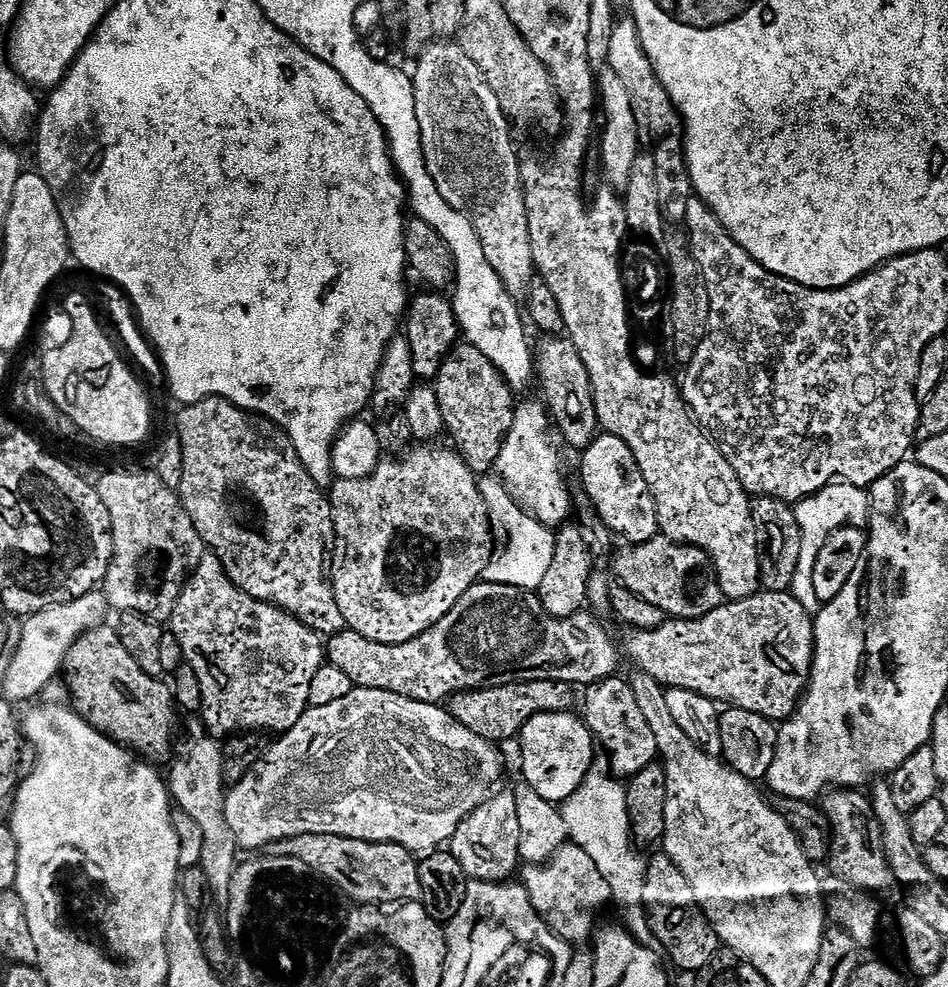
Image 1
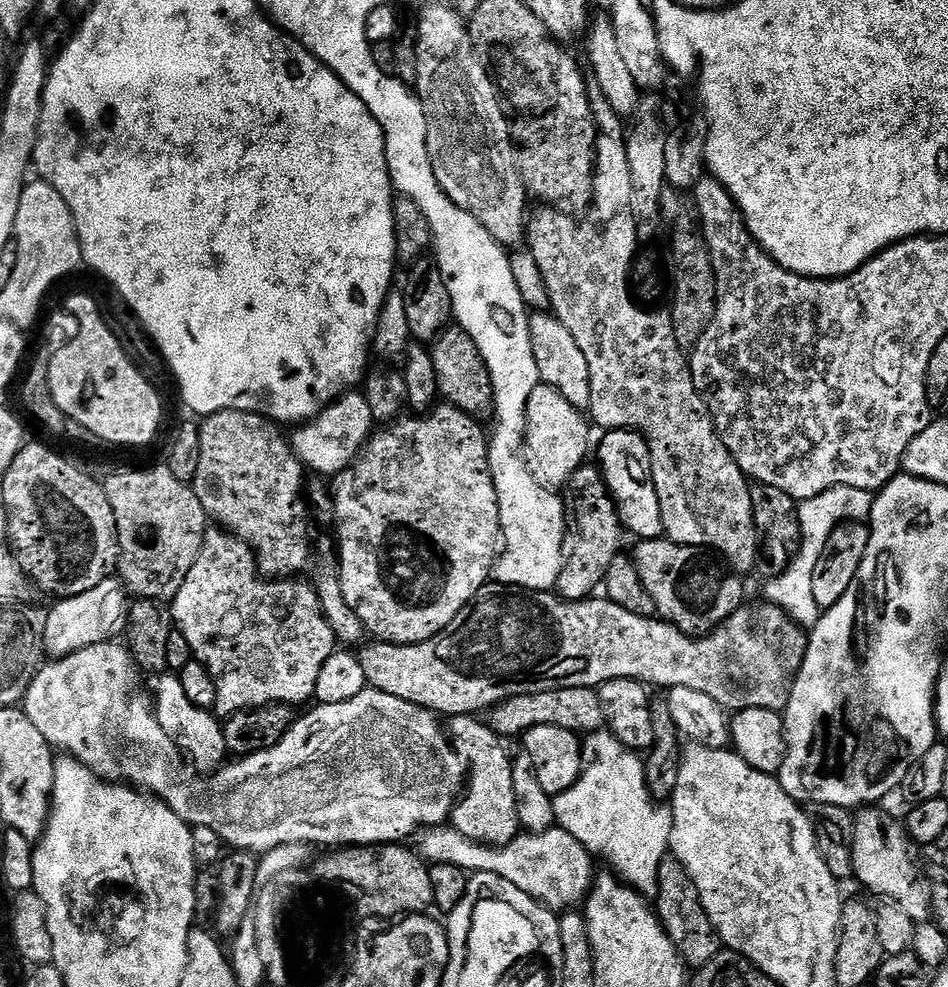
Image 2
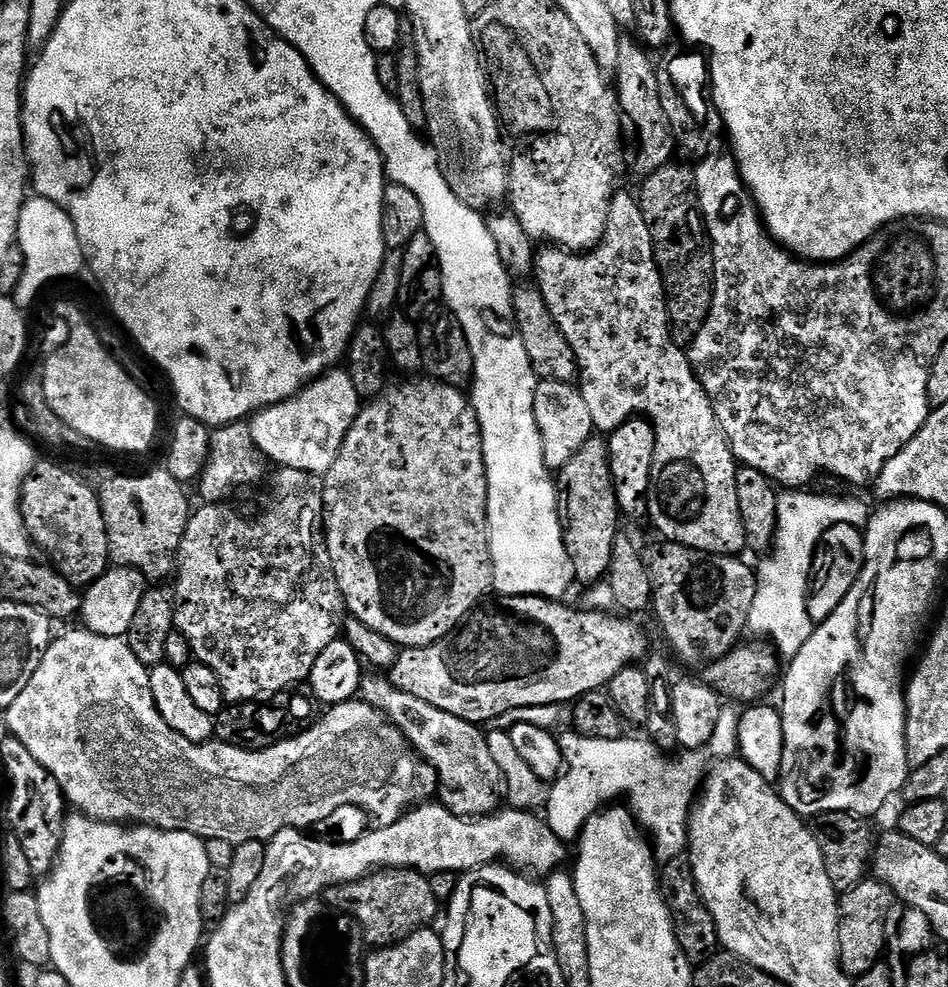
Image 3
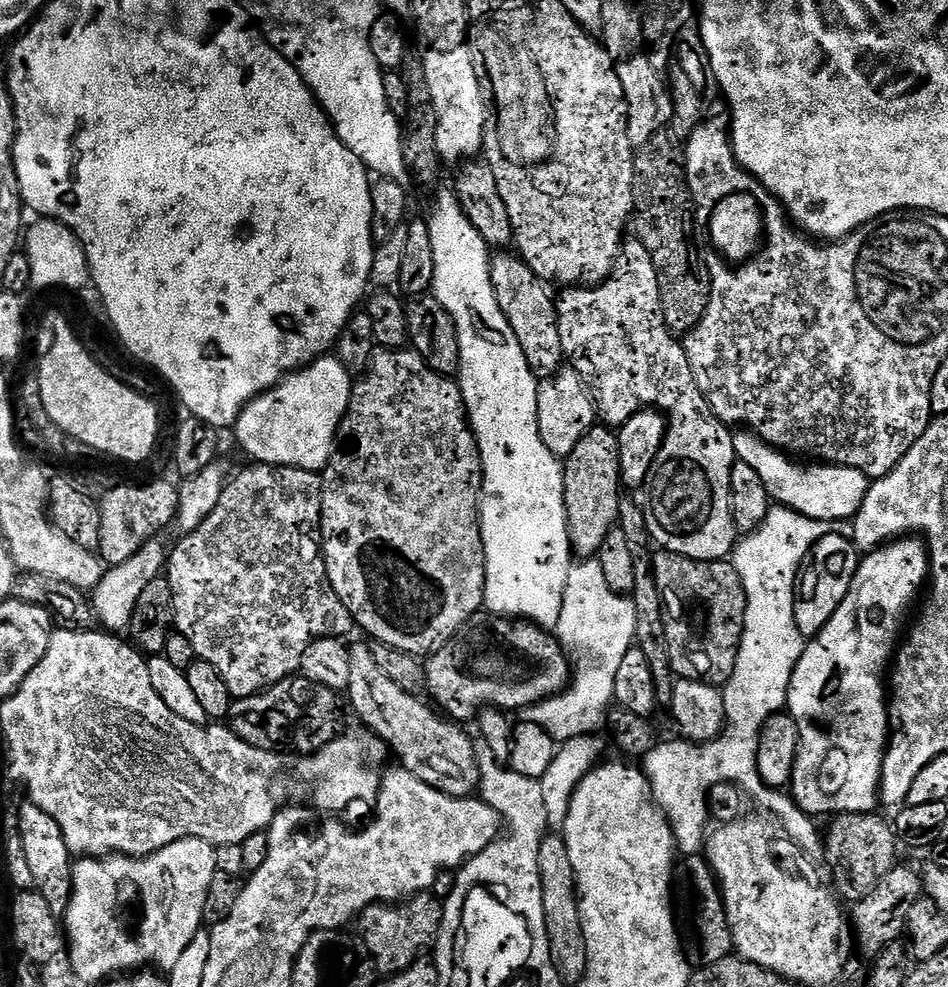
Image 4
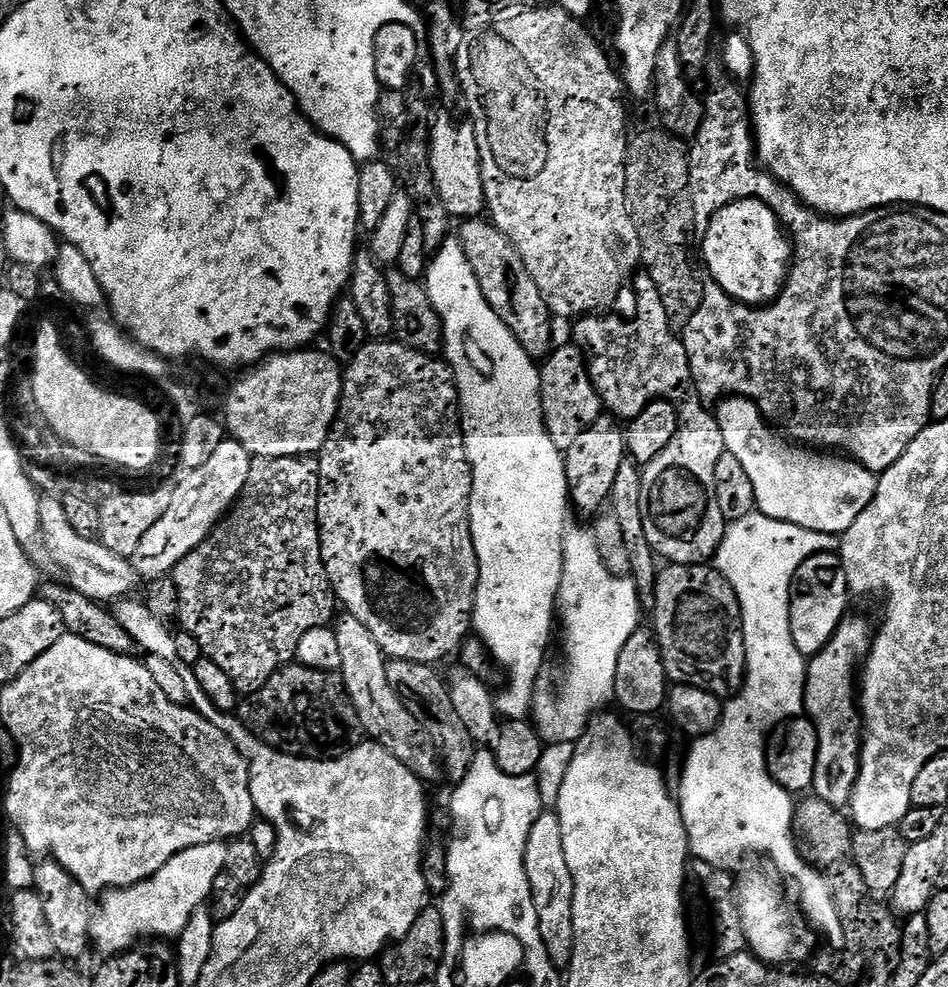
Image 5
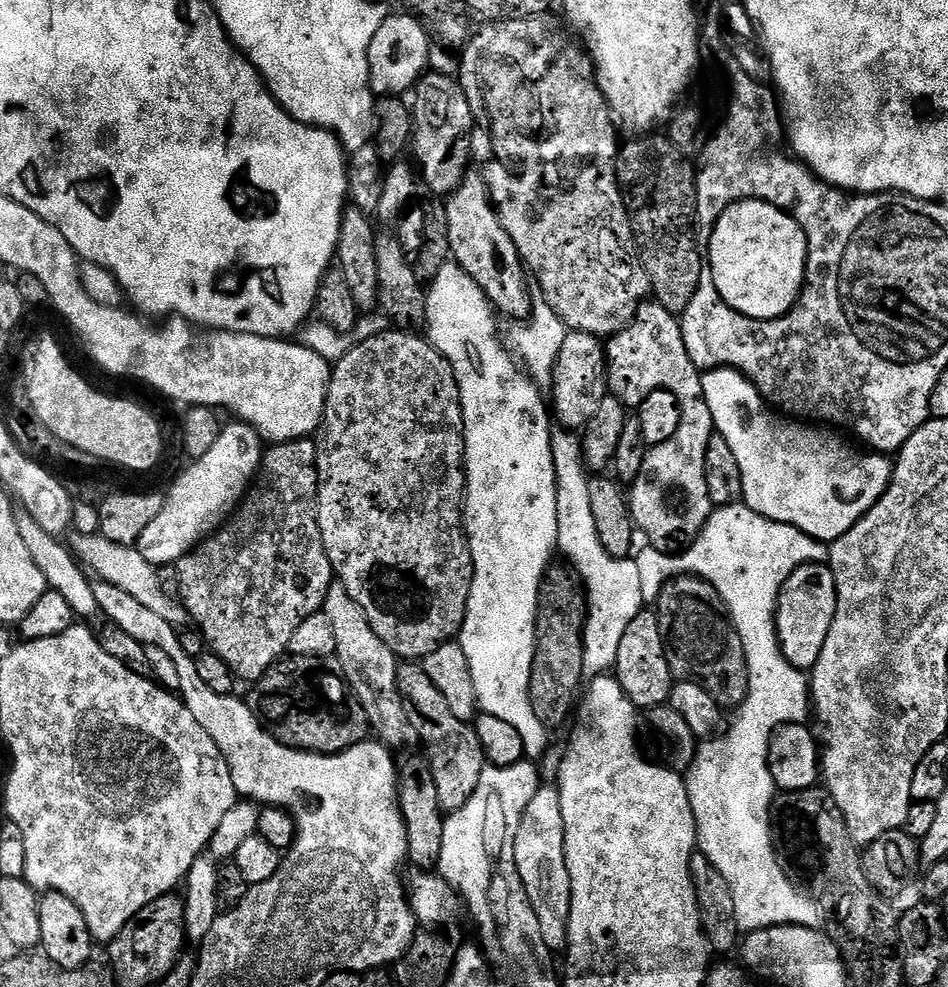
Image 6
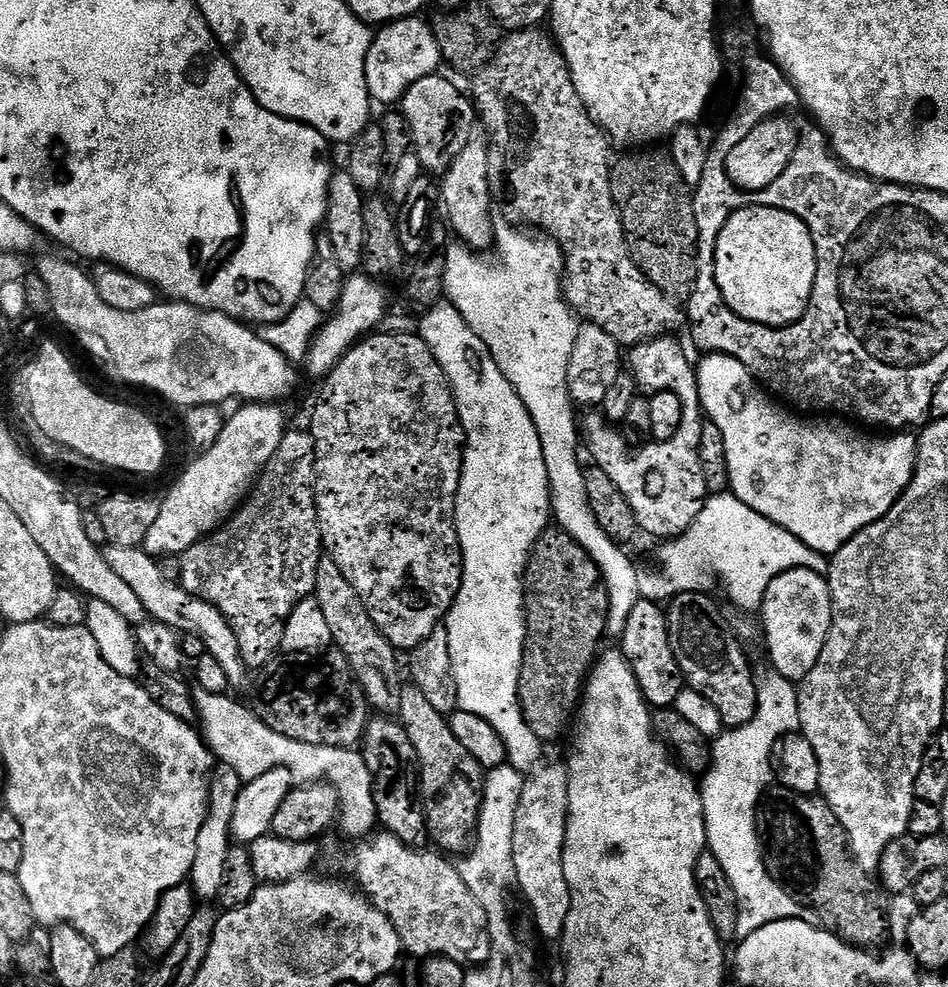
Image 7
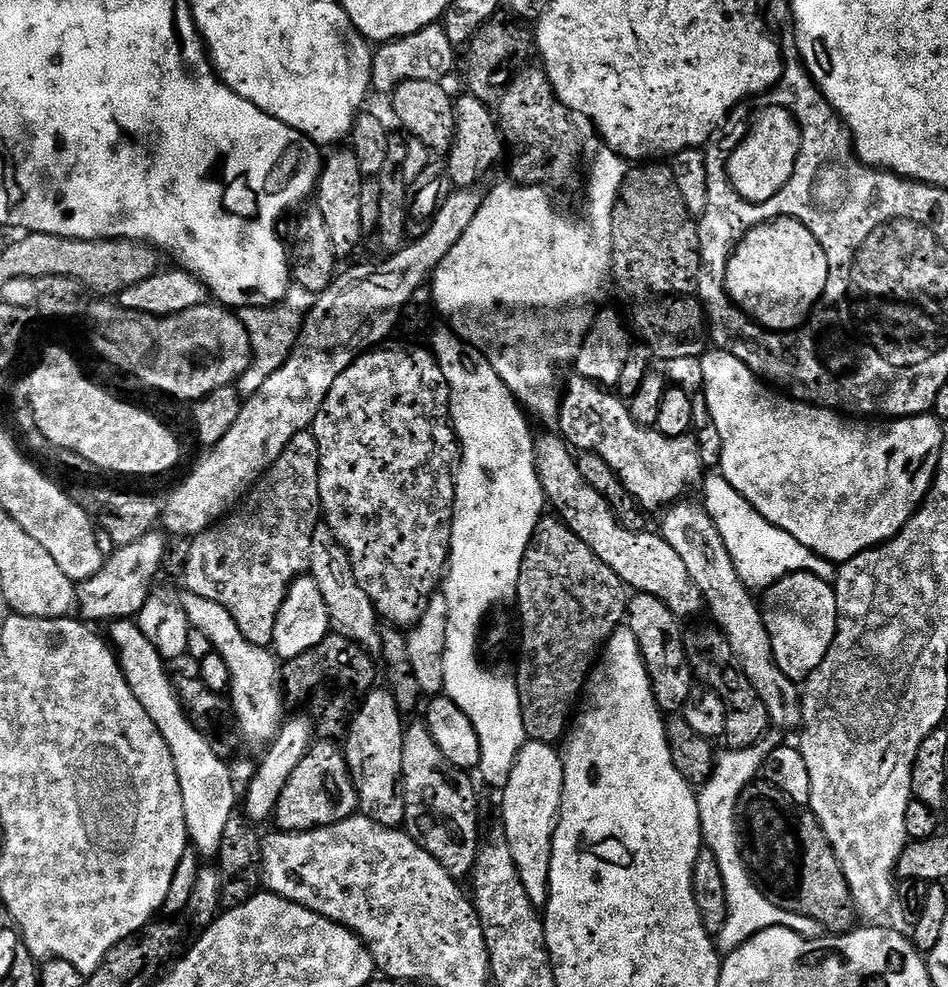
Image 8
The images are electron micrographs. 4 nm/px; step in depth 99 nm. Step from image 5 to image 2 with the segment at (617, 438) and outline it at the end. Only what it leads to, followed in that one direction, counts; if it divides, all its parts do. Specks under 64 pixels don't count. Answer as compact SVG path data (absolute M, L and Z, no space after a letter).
M585 462L568 479L567 484L562 488L562 499L564 501L564 523L566 525L566 559L564 569L560 571L560 577L555 586L555 591L560 599L569 602L573 600L586 600L593 595L595 588L599 589L606 578L606 570L610 570L610 562L614 562L616 556L621 555L620 532L622 525L620 515L616 509L616 503L604 476L600 473L595 463Z

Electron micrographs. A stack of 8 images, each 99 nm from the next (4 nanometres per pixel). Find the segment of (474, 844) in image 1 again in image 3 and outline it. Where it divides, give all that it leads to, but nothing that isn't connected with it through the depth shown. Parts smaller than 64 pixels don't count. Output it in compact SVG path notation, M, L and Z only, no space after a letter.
M384 674L365 675L360 681L358 696L388 717L421 761L436 767L440 775L439 803L454 815L467 818L486 816L497 810L495 788L498 788L498 773L486 735L477 725L454 718L454 714L446 714L446 710L438 710L430 706L430 702L414 698L414 694L406 694L406 690L398 690L398 686L394 686Z

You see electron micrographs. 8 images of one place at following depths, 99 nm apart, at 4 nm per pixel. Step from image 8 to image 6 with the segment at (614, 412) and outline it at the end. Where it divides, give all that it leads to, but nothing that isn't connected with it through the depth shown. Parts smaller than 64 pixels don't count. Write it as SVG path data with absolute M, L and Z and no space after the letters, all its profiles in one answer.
M644 302L637 307L636 319L632 321L628 327L624 328L617 336L611 337L610 343L606 348L607 355L610 357L610 392L611 395L617 396L618 399L624 401L629 409L639 409L641 402L646 398L650 398L650 394L654 394L658 390L666 390L670 394L674 394L674 398L678 398L678 406L680 407L680 425L674 434L674 438L670 438L666 442L649 447L644 457L644 465L642 466L642 474L638 474L638 478L630 485L630 507L632 510L632 522L636 525L641 533L648 535L647 543L653 548L661 550L672 550L675 544L679 546L687 546L700 535L702 529L706 526L708 517L714 511L714 505L710 502L710 494L706 490L706 446L710 442L710 438L714 434L712 426L712 415L710 414L710 406L706 406L706 398L702 390L702 382L700 381L701 369L694 366L694 362L690 362L690 354L686 354L686 342L682 342L682 330L680 329L679 319L673 313L666 311L661 304L655 302Z

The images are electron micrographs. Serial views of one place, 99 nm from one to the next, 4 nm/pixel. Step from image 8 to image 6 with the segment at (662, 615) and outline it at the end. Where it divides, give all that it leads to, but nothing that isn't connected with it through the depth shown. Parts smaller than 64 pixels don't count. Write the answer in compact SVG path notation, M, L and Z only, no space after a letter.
M642 610L634 618L634 622L626 626L626 634L622 634L622 643L618 646L614 675L622 686L626 698L630 698L630 702L637 710L657 708L671 701L674 677L666 662L662 630L655 611Z

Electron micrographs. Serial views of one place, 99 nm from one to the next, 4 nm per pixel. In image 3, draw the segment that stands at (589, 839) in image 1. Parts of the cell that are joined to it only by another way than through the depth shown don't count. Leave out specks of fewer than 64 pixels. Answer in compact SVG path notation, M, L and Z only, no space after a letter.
M568 730L568 733L566 733L565 736L561 735L559 737L559 742L560 749L562 749L564 767L560 775L557 776L555 780L551 781L549 788L552 789L548 792L548 814L546 814L546 821L550 830L552 830L560 840L565 842L575 841L577 837L579 837L581 830L584 828L585 822L587 822L591 816L596 815L596 813L601 811L605 806L619 801L616 800L619 796L625 796L625 798L628 799L628 801L626 801L627 807L630 809L637 825L639 825L639 827L650 837L651 847L654 849L655 855L659 857L661 861L672 860L675 856L685 855L688 847L688 817L690 815L690 809L698 795L698 789L701 787L703 778L708 770L706 766L706 758L704 756L706 755L705 753L698 750L686 750L680 754L682 756L678 760L667 760L668 756L660 750L655 741L649 738L643 738L643 740L631 740L631 735L628 734L625 734L625 736L618 738L617 740L614 738L590 738L589 736L584 736L582 733L575 730Z

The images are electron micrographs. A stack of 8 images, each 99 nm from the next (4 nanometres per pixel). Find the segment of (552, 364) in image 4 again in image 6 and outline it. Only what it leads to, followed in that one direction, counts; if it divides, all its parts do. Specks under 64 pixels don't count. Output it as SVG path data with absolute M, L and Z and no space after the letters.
M469 175L465 180L460 183L459 186L456 187L455 192L452 193L451 196L447 197L446 200L446 218L448 219L448 225L450 226L450 250L452 251L451 259L456 263L457 266L463 270L466 274L470 274L470 278L474 278L474 282L478 287L481 288L481 290L484 291L485 298L488 299L489 304L492 305L493 309L501 317L509 316L510 319L512 319L512 322L524 322L527 321L528 317L532 314L532 306L534 303L534 296L531 296L530 293L528 293L528 284L530 288L530 282L524 278L526 277L526 269L524 266L523 260L521 260L520 255L518 254L518 250L514 246L514 242L510 238L510 234L506 234L506 230L502 226L502 222L498 218L498 214L496 213L495 206L492 205L492 198L488 195L488 183L485 182L484 179L482 179L479 175L472 176Z

